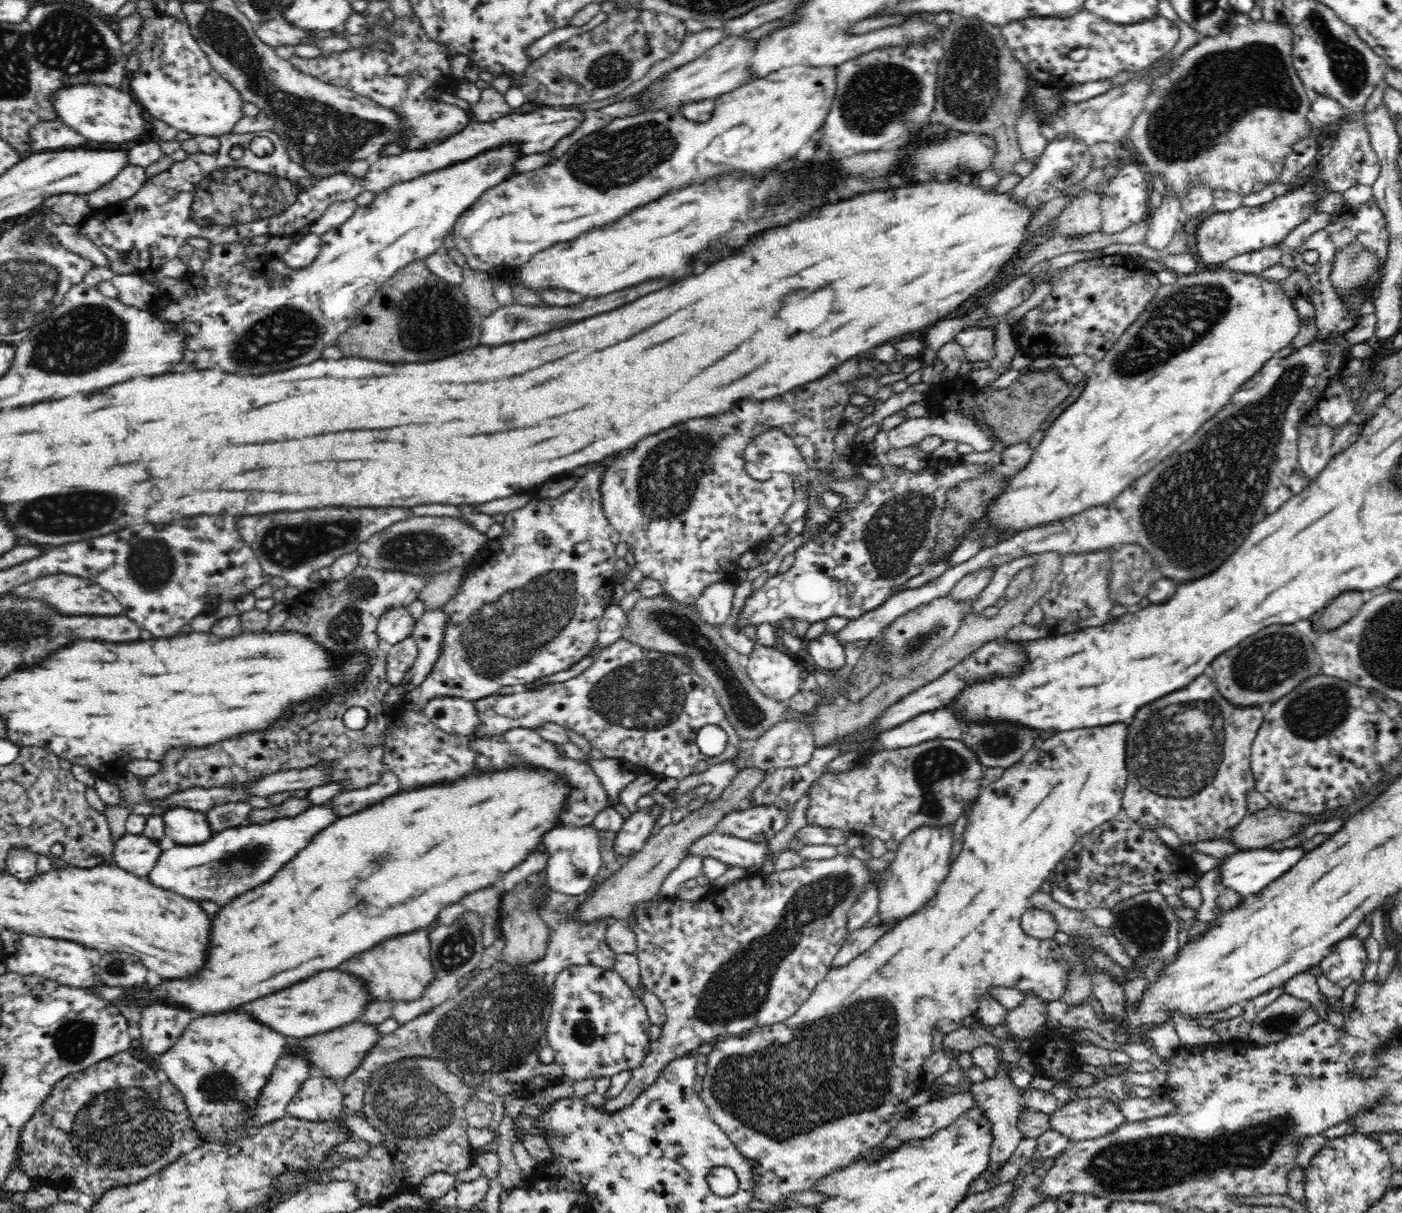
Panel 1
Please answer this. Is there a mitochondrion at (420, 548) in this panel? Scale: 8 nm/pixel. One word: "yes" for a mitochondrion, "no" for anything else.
yes

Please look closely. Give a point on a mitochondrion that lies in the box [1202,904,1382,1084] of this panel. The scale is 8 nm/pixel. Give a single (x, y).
(1277, 1024)

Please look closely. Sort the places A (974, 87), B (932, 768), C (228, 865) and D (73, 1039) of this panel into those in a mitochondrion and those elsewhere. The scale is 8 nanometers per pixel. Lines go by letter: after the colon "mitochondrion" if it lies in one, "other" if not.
A: mitochondrion
B: mitochondrion
C: mitochondrion
D: mitochondrion

